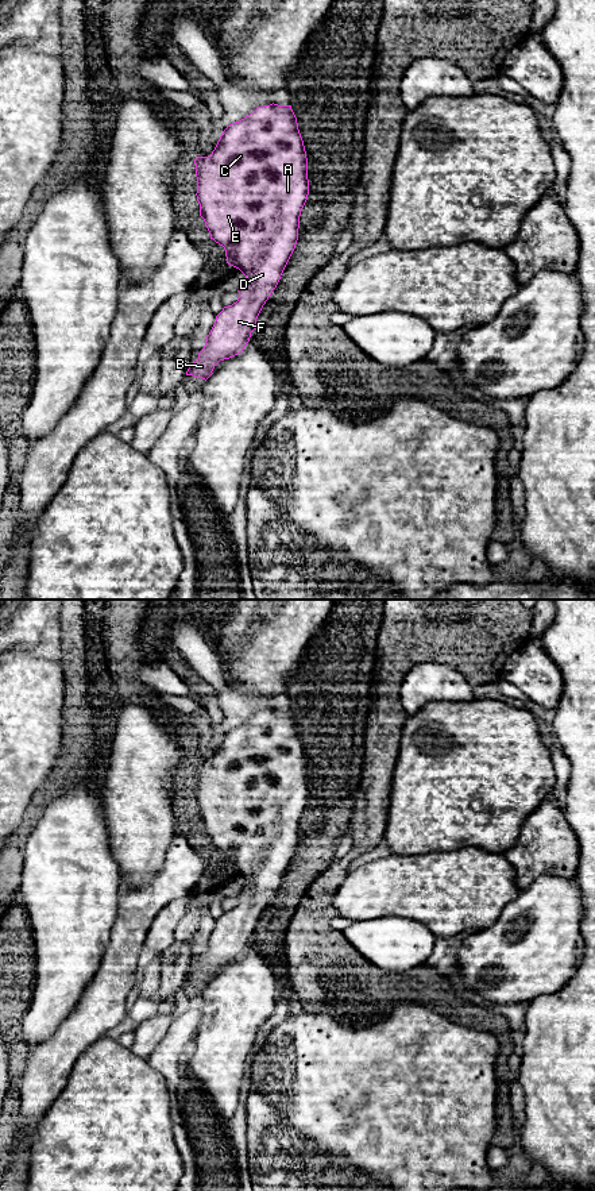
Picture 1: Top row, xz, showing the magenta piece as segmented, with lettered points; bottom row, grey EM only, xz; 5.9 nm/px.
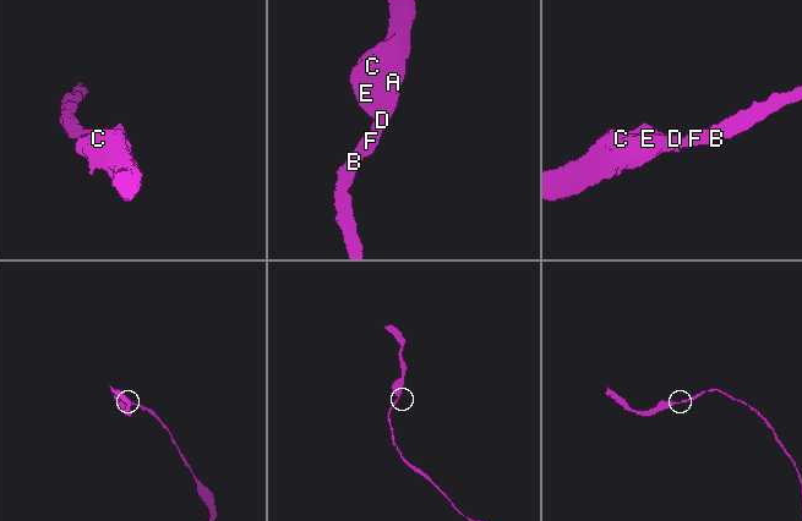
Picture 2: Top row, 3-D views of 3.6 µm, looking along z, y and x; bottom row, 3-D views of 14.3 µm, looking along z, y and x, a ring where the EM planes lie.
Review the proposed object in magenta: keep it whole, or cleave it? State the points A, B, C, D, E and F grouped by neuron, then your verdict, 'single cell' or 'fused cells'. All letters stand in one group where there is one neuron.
A B C D E F; single cell

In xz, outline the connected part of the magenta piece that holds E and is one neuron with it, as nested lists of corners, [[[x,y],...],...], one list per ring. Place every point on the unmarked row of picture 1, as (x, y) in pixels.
[[[274,708],[258,712],[244,724],[229,729],[223,736],[212,759],[197,762],[194,768],[200,821],[205,826],[210,844],[224,852],[227,868],[246,880],[246,886],[237,895],[237,906],[224,911],[216,921],[216,926],[206,940],[205,951],[198,957],[198,964],[186,976],[186,980],[206,986],[220,965],[229,964],[244,955],[250,947],[251,937],[256,934],[256,924],[277,893],[295,853],[300,821],[309,799],[309,785],[306,756],[291,710]]]

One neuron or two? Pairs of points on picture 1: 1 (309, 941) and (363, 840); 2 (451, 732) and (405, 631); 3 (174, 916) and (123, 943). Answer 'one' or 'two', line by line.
1: one
2: two
3: two

